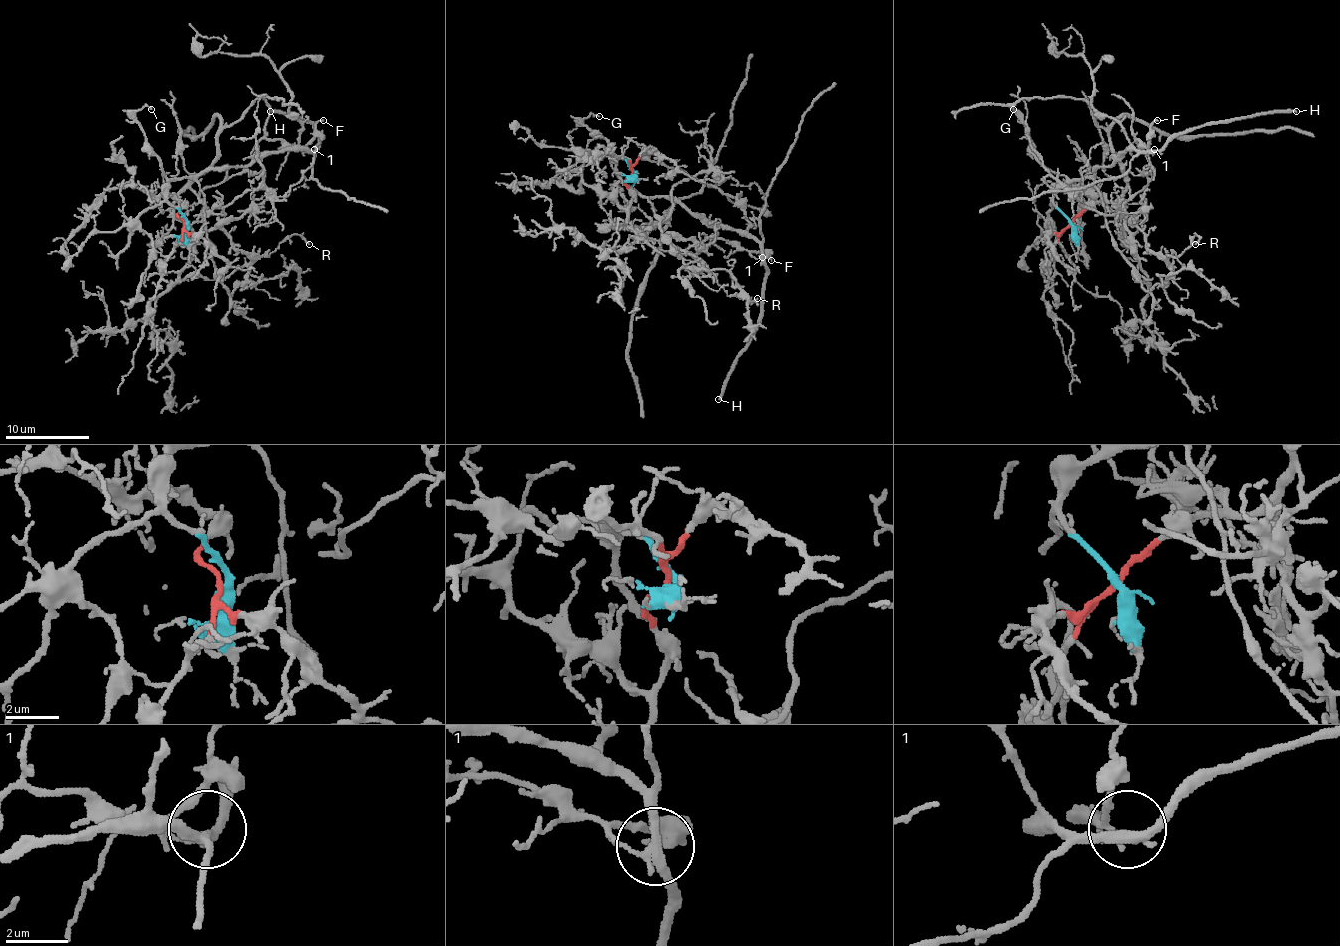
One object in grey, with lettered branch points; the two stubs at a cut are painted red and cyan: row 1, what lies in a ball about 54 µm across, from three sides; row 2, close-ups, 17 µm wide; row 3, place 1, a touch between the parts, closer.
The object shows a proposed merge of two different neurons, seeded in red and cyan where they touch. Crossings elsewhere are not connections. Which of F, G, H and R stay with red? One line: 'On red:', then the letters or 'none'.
On red: F, R

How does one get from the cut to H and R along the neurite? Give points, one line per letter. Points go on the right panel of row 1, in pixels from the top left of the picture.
H: (1071, 223), (1054, 198), (1062, 185), (1109, 166), (1126, 149), (1159, 149), (1206, 124), (1297, 111)
R: (1071, 223), (1098, 202), (1113, 202), (1155, 253), (1180, 255), (1195, 234), (1195, 244)

